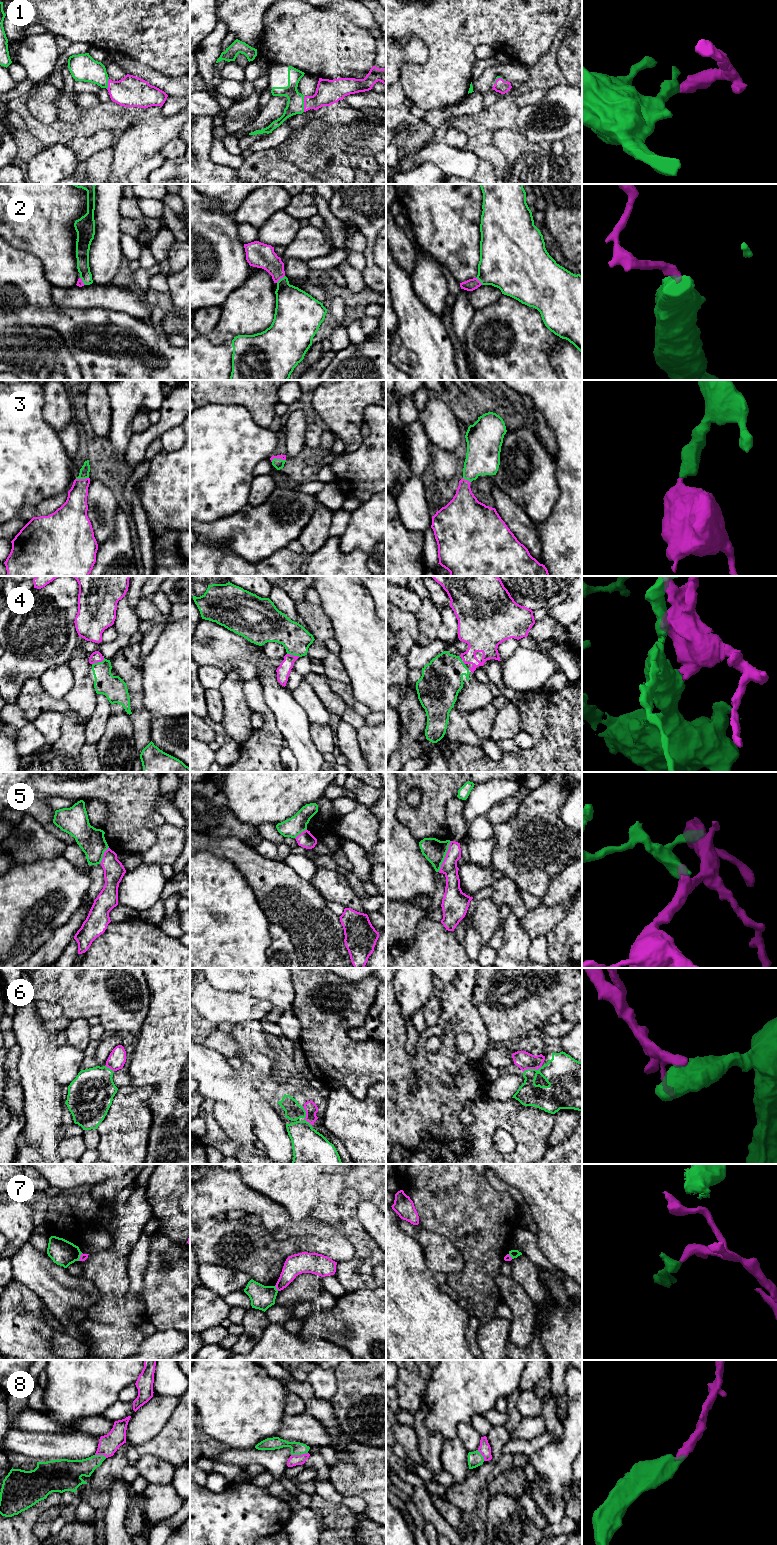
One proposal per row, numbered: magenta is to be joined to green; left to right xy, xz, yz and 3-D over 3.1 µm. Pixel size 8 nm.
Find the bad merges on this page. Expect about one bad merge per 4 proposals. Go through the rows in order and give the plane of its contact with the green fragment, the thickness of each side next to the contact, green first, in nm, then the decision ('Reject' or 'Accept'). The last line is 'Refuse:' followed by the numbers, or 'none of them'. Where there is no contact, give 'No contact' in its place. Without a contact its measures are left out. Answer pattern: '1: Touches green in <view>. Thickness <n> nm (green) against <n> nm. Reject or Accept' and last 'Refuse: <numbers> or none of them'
1: Touches green in xz. Thickness 140 nm (green) against 200 nm. Accept
2: Touches green in xz. Thickness 300 nm (green) against 200 nm. Accept
3: Touches green in xz. Thickness 80 nm (green) against 50 nm. Accept
4: Touches green in xy. Thickness 190 nm (green) against 90 nm. Accept
5: Touches green in yz. Thickness 190 nm (green) against 130 nm. Reject
6: Touches green in xz. Thickness 280 nm (green) against 100 nm. Accept
7: Touches green in xz. Thickness 190 nm (green) against 160 nm. Reject
8: Touches green in xz. Thickness 110 nm (green) against 90 nm. Accept
Refuse: 5, 7

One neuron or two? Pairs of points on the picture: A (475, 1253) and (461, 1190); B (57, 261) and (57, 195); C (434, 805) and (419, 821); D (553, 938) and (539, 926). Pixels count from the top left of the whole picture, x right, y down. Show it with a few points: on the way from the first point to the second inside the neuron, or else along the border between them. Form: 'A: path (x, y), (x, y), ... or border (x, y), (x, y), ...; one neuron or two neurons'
A: path (475, 1237), (474, 1217), (463, 1206); one neuron
B: path (57, 245), (57, 211); one neuron
C: path (431, 809), (423, 817); one neuron
D: border (564, 917), (544, 935); two neurons

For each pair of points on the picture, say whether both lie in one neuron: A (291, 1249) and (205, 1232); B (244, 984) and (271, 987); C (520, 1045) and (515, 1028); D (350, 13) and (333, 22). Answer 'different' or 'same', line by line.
A: same
B: same
C: different
D: different

